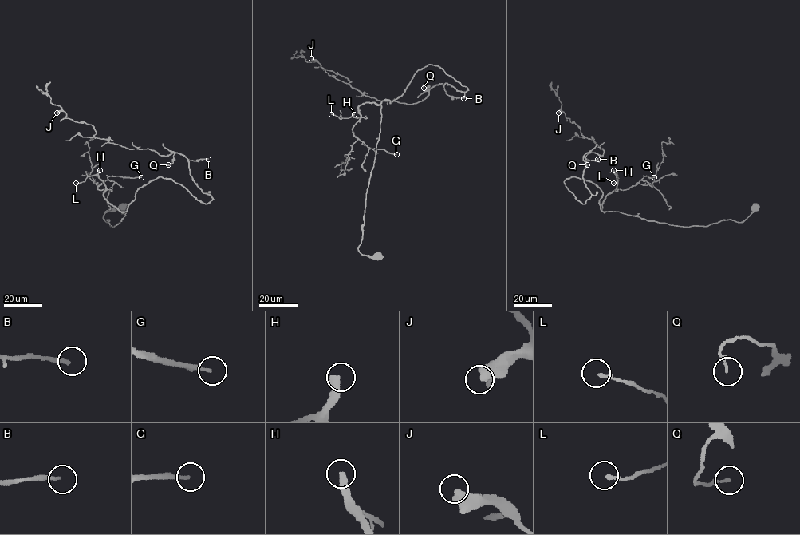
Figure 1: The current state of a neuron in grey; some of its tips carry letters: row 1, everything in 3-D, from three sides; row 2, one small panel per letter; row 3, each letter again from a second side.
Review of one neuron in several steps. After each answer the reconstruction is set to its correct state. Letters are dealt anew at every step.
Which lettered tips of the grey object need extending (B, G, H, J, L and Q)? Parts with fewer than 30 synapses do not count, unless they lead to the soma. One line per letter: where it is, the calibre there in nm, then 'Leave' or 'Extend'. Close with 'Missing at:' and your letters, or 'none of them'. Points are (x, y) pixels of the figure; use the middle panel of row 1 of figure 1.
B: Place: (463, 98). Thickness 190 nm. Leave
G: Place: (396, 154). Thickness 160 nm. Extend
H: Place: (354, 114). Thickness 360 nm. Extend
J: Place: (311, 58). Thickness 380 nm. Leave
L: Place: (331, 114). Thickness 140 nm. Leave
Q: Place: (423, 88). Thickness 110 nm. Leave
Missing at: G, H

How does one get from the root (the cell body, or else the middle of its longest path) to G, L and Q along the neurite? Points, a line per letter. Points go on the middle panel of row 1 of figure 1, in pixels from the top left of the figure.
G: (377, 256), (362, 255), (358, 247), (380, 131), (380, 105), (361, 104), (354, 135), (368, 147), (396, 154)
L: (377, 256), (362, 255), (358, 247), (380, 131), (380, 105), (363, 103), (358, 117), (340, 118), (331, 114)
Q: (377, 256), (362, 255), (358, 247), (380, 102), (397, 98), (429, 65), (467, 89), (447, 83), (423, 88)

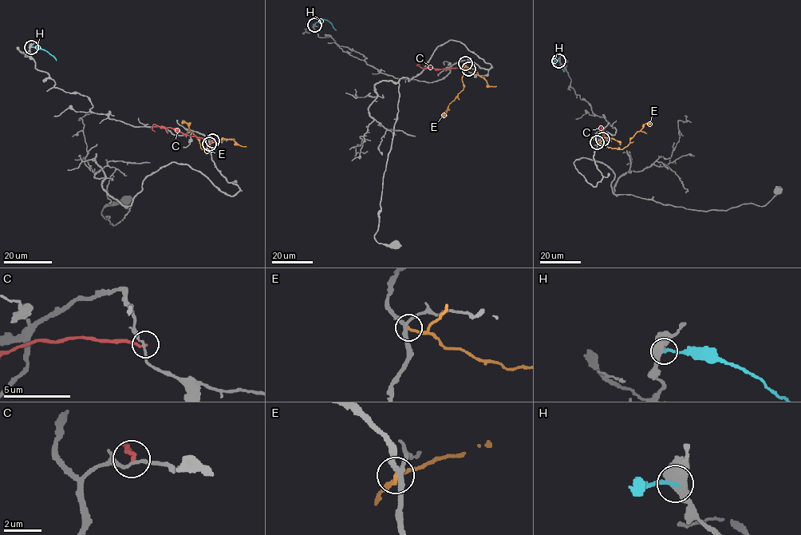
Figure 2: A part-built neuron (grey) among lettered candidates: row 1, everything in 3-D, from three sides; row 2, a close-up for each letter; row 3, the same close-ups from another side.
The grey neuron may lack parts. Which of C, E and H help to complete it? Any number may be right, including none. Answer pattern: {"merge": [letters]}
{"merge": []}

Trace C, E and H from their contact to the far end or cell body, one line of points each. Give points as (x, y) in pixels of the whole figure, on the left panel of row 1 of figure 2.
C: (212, 140), (185, 135), (154, 124), (152, 130), (155, 132)
E: (209, 144), (205, 151), (208, 152), (201, 148), (199, 140), (183, 120), (187, 123)
H: (30, 47), (45, 49), (56, 60)

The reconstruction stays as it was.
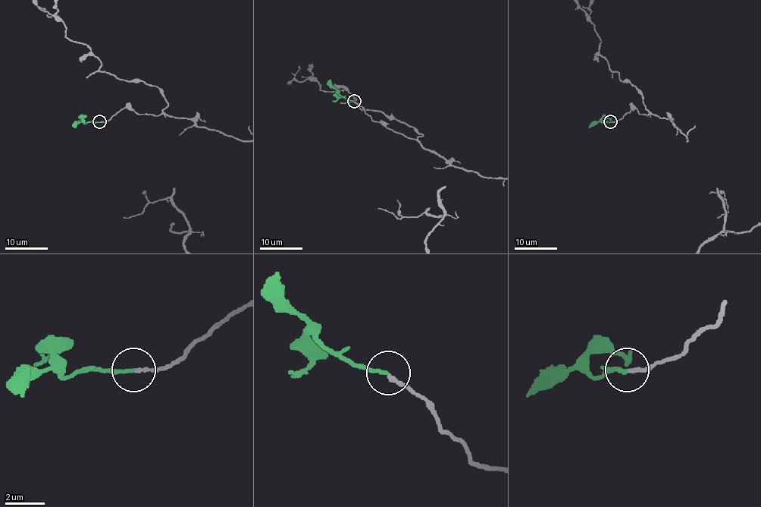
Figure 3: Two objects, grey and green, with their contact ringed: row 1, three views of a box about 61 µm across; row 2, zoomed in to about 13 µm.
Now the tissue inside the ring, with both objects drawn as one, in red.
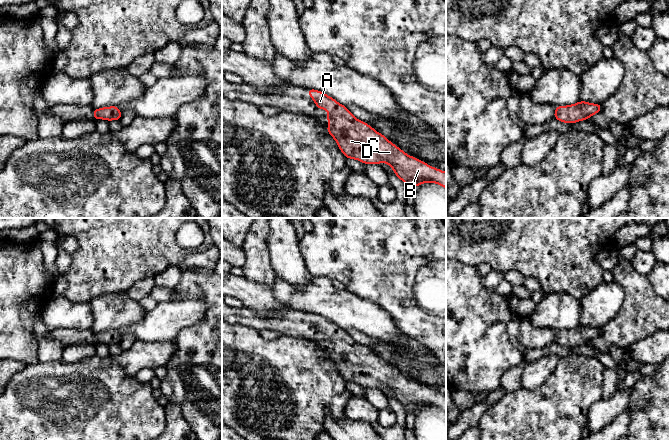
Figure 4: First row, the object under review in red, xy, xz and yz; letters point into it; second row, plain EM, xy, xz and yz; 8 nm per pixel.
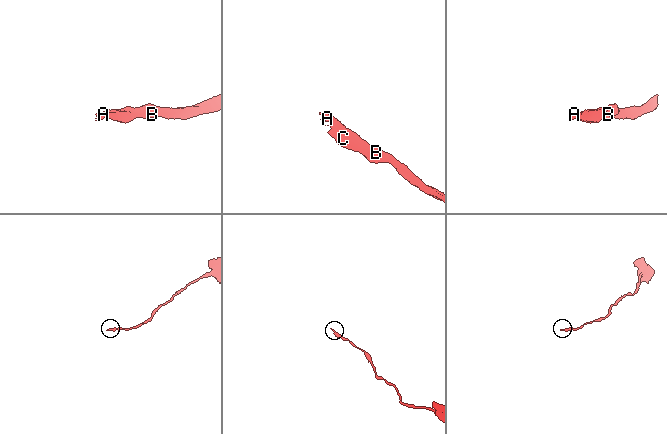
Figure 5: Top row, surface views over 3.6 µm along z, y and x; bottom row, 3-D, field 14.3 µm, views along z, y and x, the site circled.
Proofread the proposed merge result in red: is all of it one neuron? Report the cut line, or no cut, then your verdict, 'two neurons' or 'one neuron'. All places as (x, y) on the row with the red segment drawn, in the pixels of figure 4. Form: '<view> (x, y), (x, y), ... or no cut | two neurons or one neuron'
no cut | one neuron

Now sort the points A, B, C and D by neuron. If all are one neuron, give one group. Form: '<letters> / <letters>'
A B C D

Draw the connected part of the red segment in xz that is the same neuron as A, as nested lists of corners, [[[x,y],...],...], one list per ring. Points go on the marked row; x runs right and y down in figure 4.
[[[308,89],[307,94],[312,97],[317,108],[329,110],[325,115],[329,121],[326,129],[346,158],[356,159],[364,164],[386,162],[396,176],[412,188],[433,182],[446,189],[446,172],[407,155],[388,141],[386,136],[375,131],[367,123],[357,120],[347,107],[321,91]]]

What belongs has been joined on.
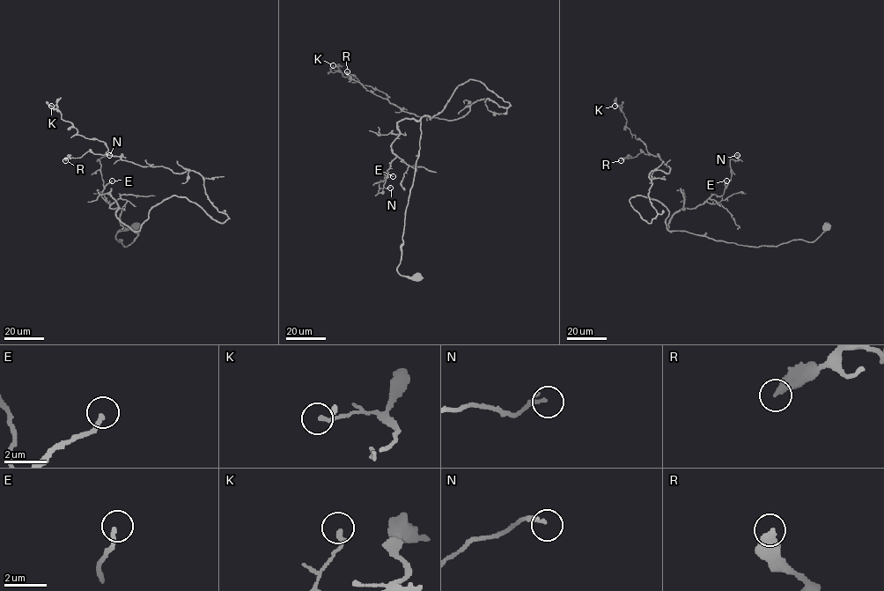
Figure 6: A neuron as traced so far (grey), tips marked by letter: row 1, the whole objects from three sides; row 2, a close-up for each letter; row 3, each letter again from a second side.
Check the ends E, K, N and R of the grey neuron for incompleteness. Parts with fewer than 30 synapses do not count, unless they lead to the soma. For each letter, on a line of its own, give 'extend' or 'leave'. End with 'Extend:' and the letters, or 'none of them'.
E: leave
K: leave
N: leave
R: leave
Extend: none of them

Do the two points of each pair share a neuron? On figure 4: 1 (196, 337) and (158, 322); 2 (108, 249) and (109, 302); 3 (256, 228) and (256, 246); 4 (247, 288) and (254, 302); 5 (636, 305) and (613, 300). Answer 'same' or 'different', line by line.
1: different
2: different
3: same
4: same
5: different

